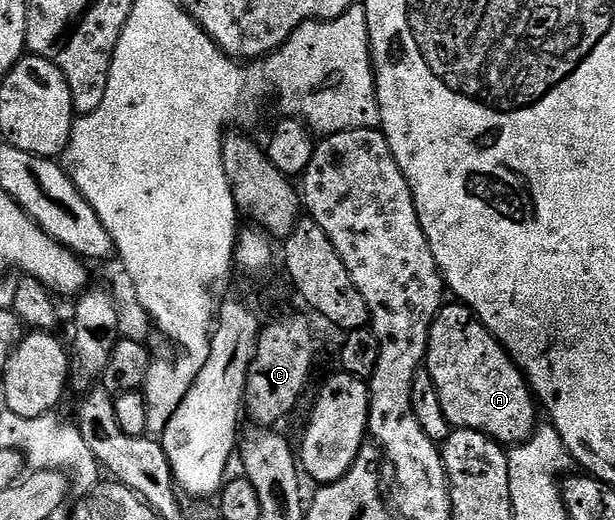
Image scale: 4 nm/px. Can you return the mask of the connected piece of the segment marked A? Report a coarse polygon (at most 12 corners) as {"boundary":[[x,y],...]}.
{"boundary":[[461,304],[430,329],[451,427],[525,442],[536,399],[510,354]]}

